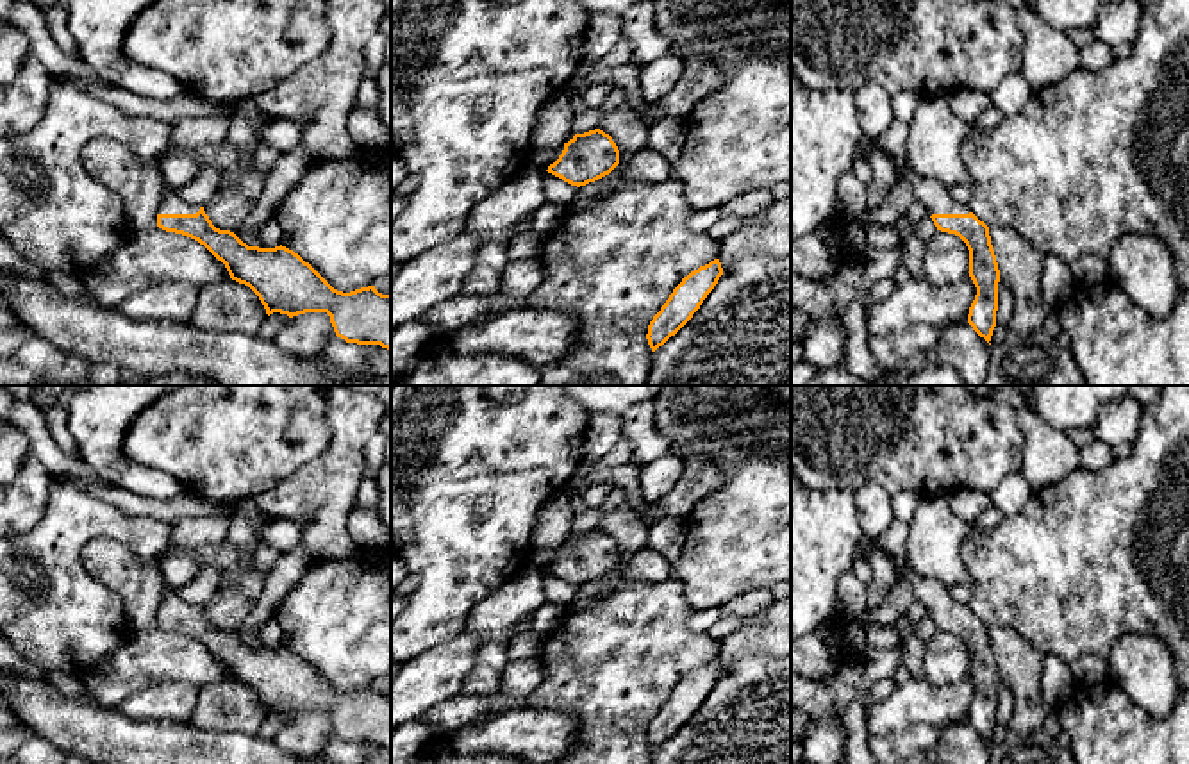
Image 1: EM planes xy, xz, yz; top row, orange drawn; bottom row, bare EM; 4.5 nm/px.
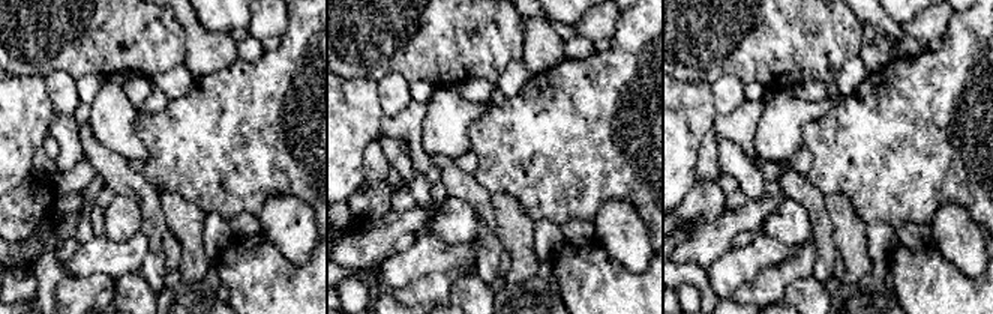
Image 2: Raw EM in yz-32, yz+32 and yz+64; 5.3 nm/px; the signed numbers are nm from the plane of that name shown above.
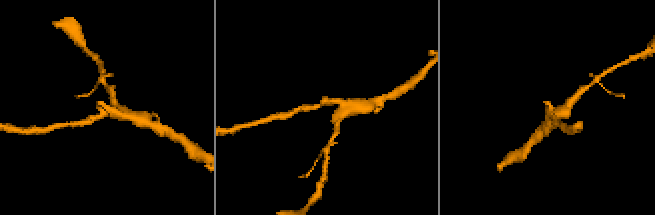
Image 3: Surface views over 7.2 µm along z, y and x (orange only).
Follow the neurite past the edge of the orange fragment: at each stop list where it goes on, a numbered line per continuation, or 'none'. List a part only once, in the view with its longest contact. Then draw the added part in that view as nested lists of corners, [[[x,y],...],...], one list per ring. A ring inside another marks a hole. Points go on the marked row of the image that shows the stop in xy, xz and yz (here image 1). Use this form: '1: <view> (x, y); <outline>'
1: xy (172, 204); [[[164,186],[159,214],[196,214],[200,207],[202,205],[184,202],[179,196],[179,189]]]

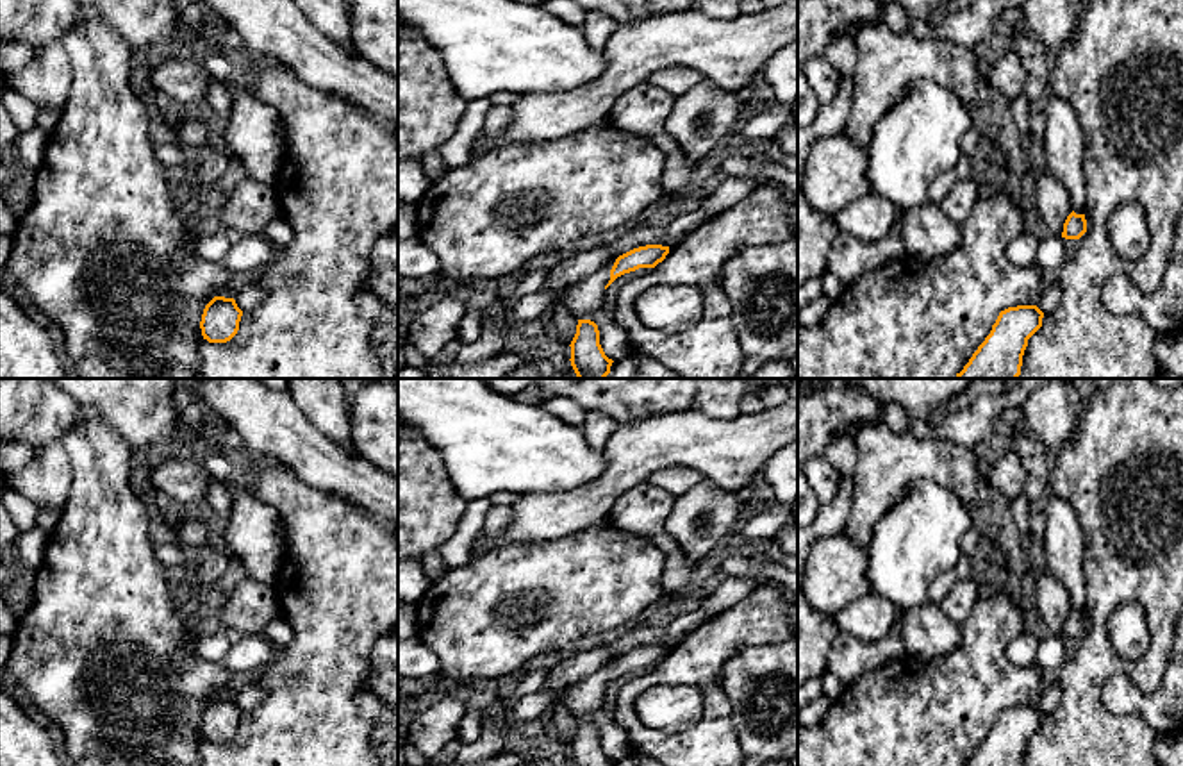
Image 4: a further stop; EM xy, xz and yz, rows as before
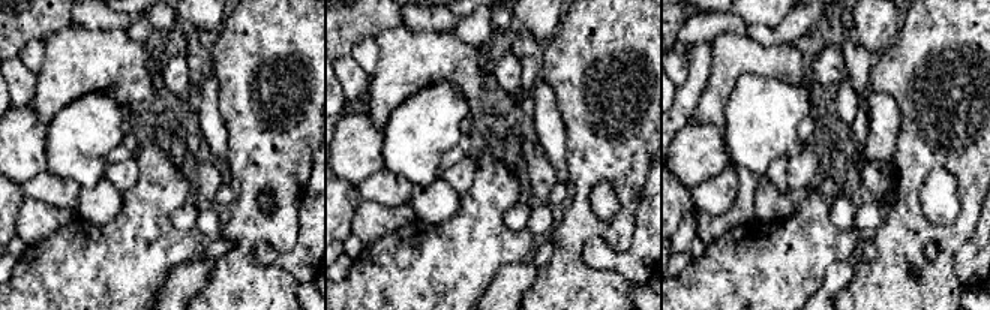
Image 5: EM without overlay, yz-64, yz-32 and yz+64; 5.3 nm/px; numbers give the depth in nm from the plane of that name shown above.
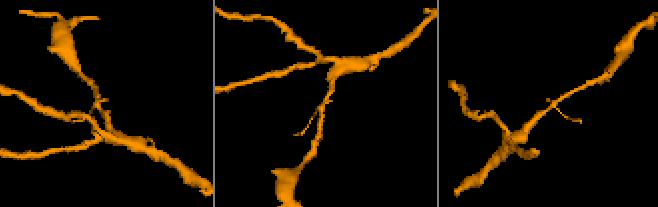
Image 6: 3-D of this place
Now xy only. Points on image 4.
none

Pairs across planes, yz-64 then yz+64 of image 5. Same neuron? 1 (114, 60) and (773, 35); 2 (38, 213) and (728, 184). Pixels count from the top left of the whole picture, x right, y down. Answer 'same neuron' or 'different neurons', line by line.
1: different neurons
2: different neurons

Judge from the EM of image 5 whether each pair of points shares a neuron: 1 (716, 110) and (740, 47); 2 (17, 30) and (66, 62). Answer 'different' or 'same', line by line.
1: same
2: different

